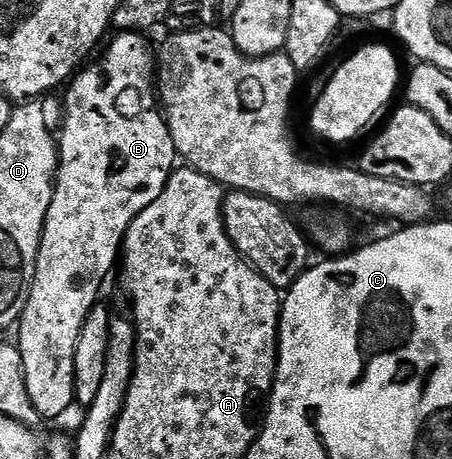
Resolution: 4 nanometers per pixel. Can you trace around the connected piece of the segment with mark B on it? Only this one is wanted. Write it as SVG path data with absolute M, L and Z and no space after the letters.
M119 32L114 36L116 38L111 43L109 43L110 41L106 43L106 46L108 45L107 55L100 62L93 63L91 67L88 65L86 68L80 69L70 79L69 85L66 87L66 90L68 89L67 119L63 122L63 131L58 131L57 134L60 161L59 173L55 175L53 200L49 204L49 212L43 225L43 239L39 245L39 255L35 265L35 279L31 285L29 300L25 304L23 315L19 317L17 323L17 331L19 330L17 345L21 352L21 360L25 364L25 384L29 388L29 396L33 400L33 408L37 408L40 419L43 420L59 418L70 406L74 407L76 405L75 385L73 384L73 356L77 348L77 336L85 324L85 316L89 316L91 309L100 301L99 289L102 288L103 281L107 278L107 273L114 266L116 269L117 257L129 224L141 211L149 208L149 204L153 204L153 200L157 200L157 196L161 196L161 192L167 187L167 182L171 178L172 170L176 169L177 166L173 136L169 132L167 119L162 109L157 105L157 98L153 93L153 79L157 74L157 58L153 53L153 46L151 50L150 44L143 39L146 37L139 32Z

